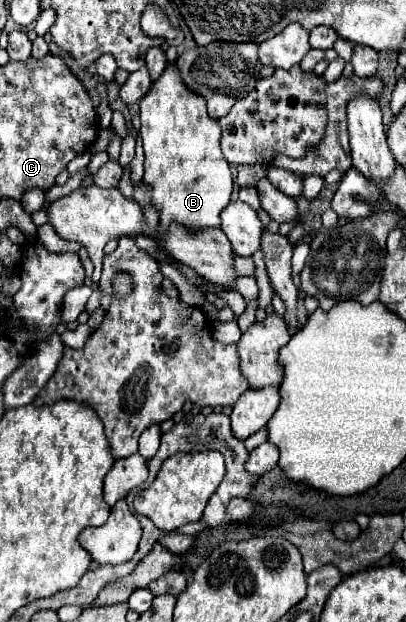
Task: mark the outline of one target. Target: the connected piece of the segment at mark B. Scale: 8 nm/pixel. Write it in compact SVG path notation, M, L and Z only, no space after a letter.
M168 62L164 74L140 100L140 120L146 154L142 180L152 186L152 204L160 210L160 224L178 220L192 230L220 226L220 212L232 194L230 166L220 150L220 124L208 114L206 100L182 82L176 62Z

